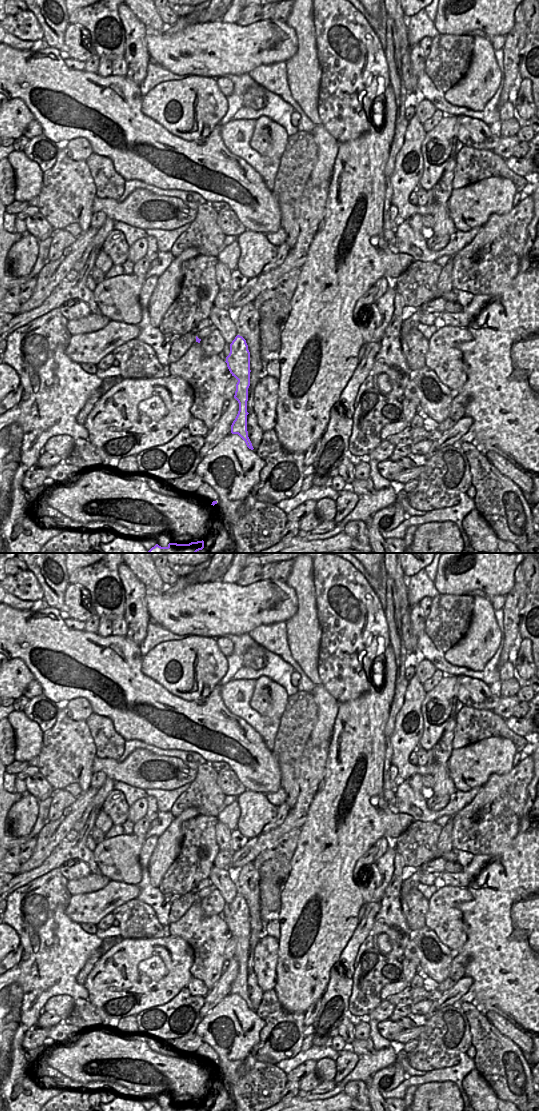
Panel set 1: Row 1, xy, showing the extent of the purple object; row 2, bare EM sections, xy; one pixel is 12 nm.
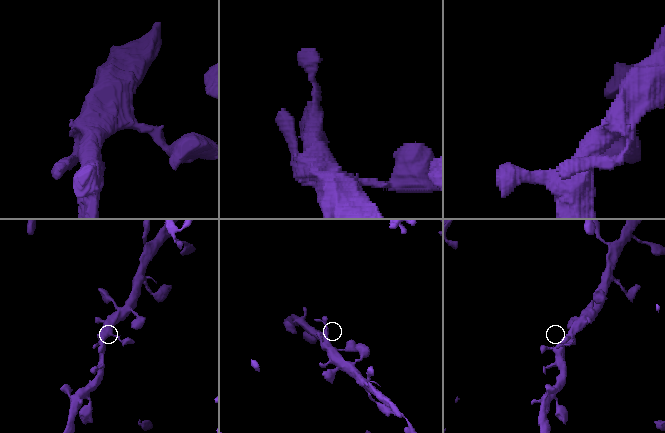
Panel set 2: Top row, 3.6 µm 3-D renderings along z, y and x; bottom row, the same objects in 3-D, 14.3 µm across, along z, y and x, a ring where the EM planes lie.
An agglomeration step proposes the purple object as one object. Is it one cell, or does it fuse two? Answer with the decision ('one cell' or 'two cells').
one cell

